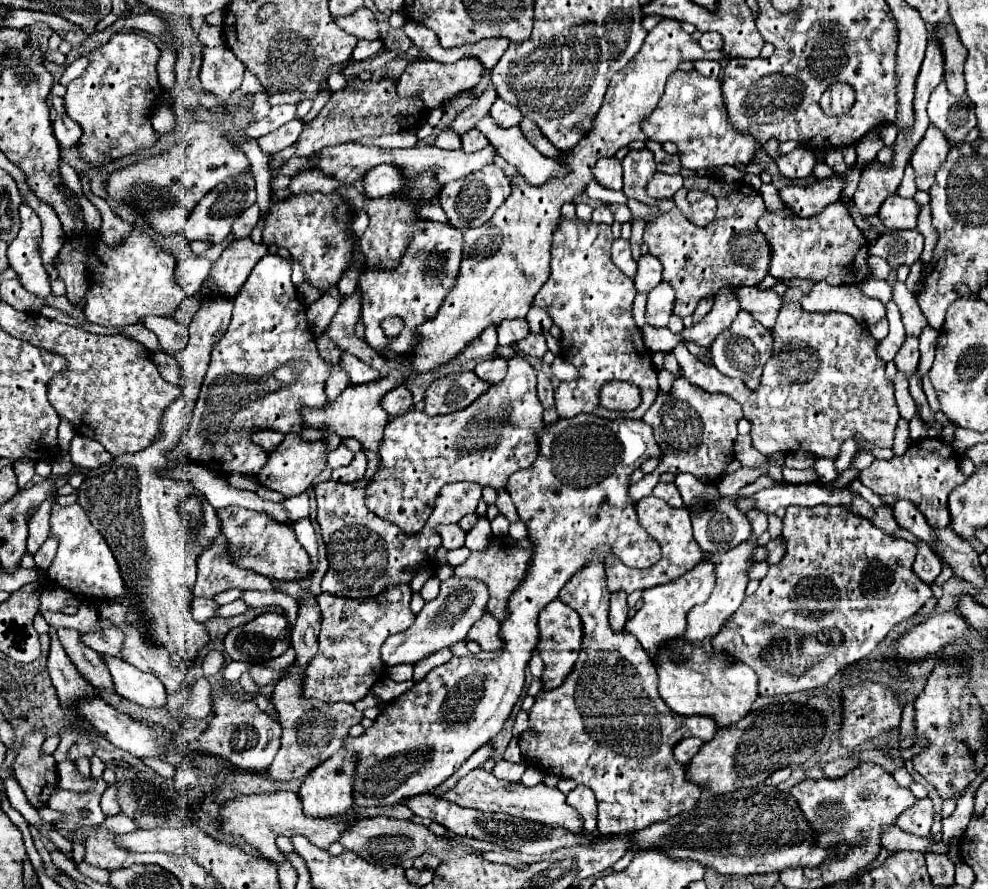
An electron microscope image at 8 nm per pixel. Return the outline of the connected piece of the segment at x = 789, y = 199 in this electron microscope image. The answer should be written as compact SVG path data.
M835 173L829 179L817 179L809 185L789 185L779 191L783 203L797 211L801 217L813 217L821 213L827 205L841 199L841 193L845 189L845 177Z

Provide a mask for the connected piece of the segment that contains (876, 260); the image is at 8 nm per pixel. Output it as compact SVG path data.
M870 256L868 258L868 265L871 276L875 277L875 279L887 279L887 275L892 270L887 260L881 257Z

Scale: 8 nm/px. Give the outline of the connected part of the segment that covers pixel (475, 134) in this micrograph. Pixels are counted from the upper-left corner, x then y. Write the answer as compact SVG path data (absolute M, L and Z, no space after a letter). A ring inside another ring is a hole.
M477 129L467 131L467 133L461 137L461 143L463 143L463 151L465 151L465 153L473 153L473 151L479 151L479 149L483 149L483 147L489 145L487 137L485 137L481 131L477 131Z

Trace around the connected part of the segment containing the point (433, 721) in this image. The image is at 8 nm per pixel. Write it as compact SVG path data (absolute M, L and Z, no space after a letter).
M581 413L573 419L559 419L553 425L545 425L539 433L539 447L541 451L537 463L533 463L533 471L517 471L517 475L509 479L509 495L517 507L519 519L529 529L529 539L533 541L535 551L525 583L521 583L509 599L509 619L501 623L501 637L505 639L501 655L487 661L483 673L465 673L461 657L453 657L445 665L429 671L427 677L415 683L409 691L387 703L377 721L363 735L345 739L343 749L357 753L353 777L353 801L357 807L393 807L403 803L407 797L423 795L435 789L449 779L463 761L467 761L479 747L503 729L525 687L525 667L537 647L539 611L557 599L561 587L575 575L575 571L585 567L589 559L605 559L605 555L613 551L627 567L643 569L657 563L661 547L657 547L657 541L639 525L635 505L629 503L627 493L631 473L641 467L643 461L651 457L661 459L663 455L653 429L645 421L607 421L597 415Z

